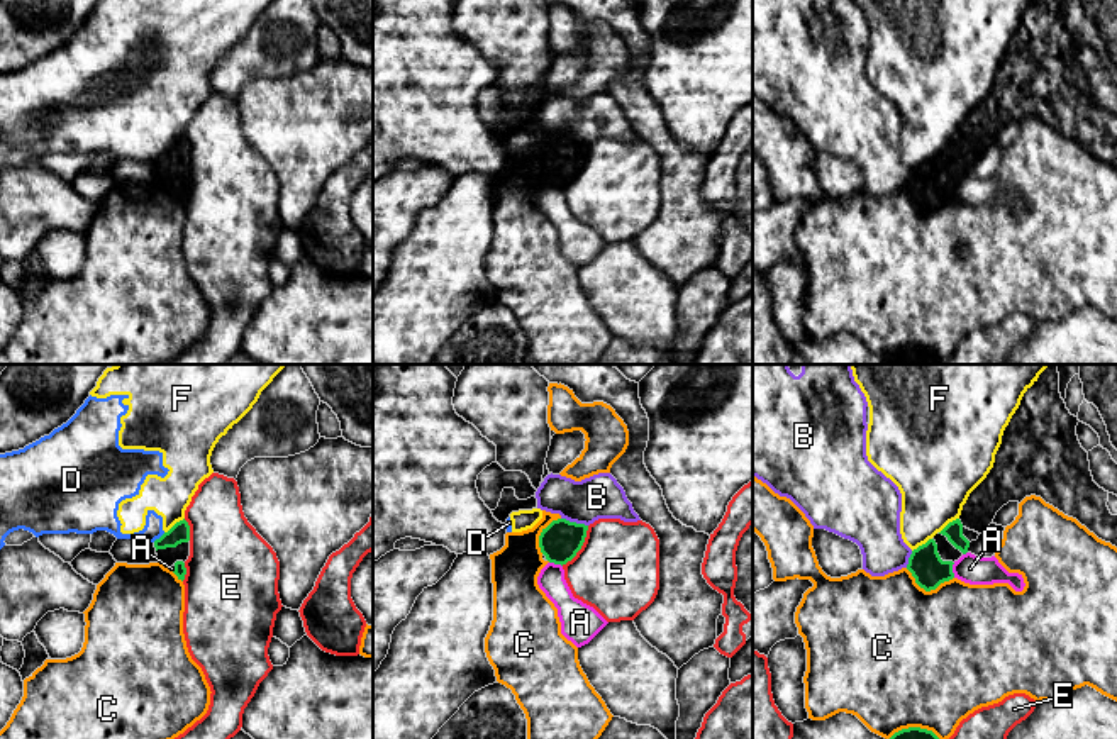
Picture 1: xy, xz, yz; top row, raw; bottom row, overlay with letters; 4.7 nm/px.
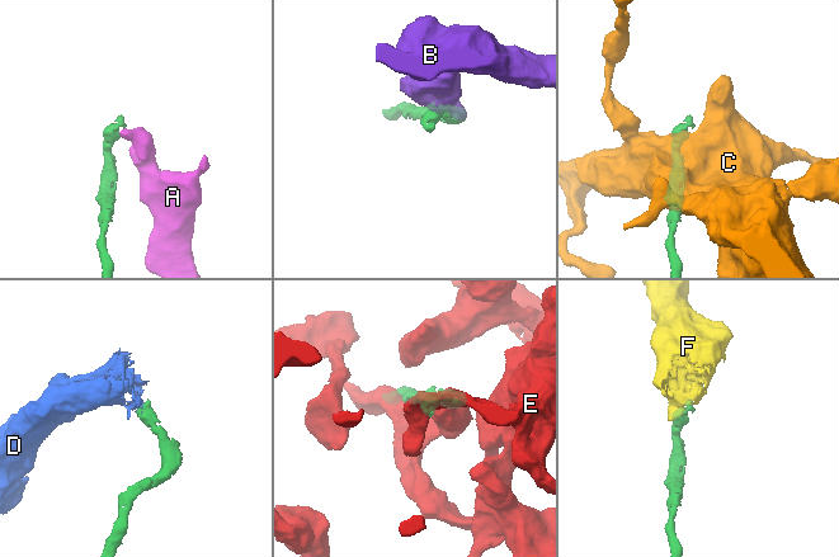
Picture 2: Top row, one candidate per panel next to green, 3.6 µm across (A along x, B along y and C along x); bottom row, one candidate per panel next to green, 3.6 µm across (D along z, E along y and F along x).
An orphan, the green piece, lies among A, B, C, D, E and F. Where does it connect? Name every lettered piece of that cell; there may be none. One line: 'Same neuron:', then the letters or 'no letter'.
Same neuron: no letter

